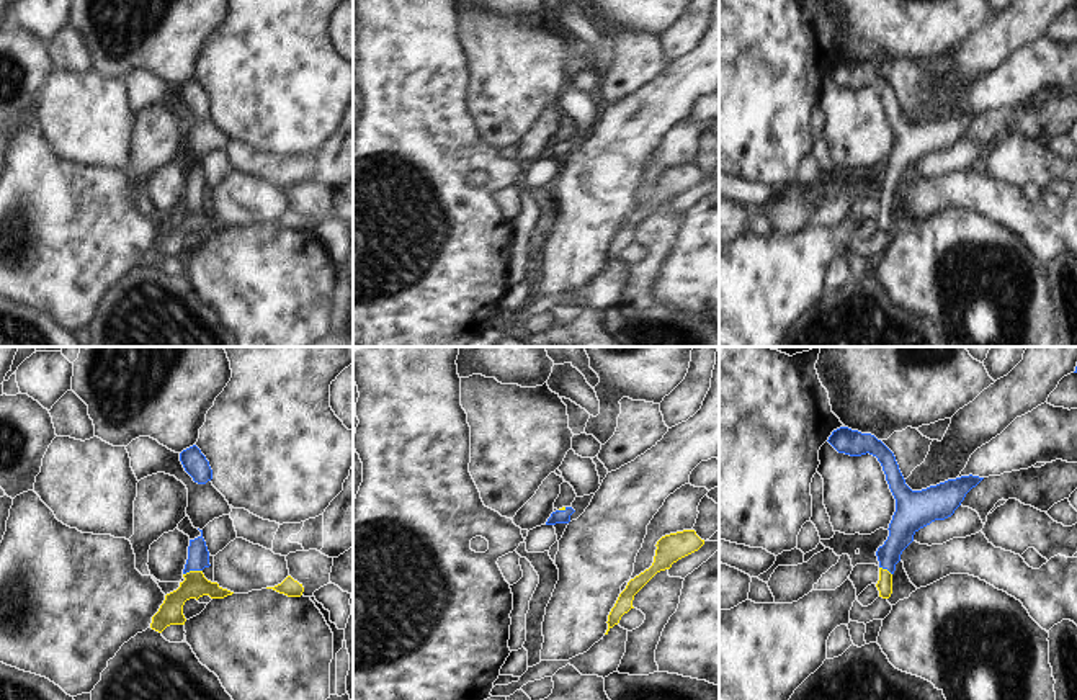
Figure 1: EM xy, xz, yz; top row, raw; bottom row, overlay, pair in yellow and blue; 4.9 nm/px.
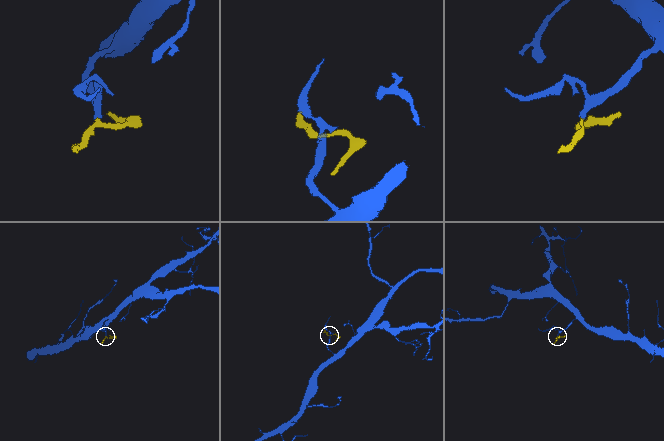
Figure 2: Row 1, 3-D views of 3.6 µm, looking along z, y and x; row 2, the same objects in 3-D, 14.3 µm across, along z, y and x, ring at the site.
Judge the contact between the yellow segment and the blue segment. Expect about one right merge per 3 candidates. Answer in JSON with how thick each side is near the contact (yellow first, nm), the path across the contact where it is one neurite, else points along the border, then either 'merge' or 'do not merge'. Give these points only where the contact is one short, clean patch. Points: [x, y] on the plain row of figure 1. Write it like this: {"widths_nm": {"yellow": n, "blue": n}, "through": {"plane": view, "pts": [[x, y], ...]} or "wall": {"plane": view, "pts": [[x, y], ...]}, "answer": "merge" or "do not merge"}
{"widths_nm": {"yellow": 120, "blue": 110}, "through": {"plane": "xy", "pts": [[195, 218], [192, 205], [198, 190]]}, "answer": "merge"}

